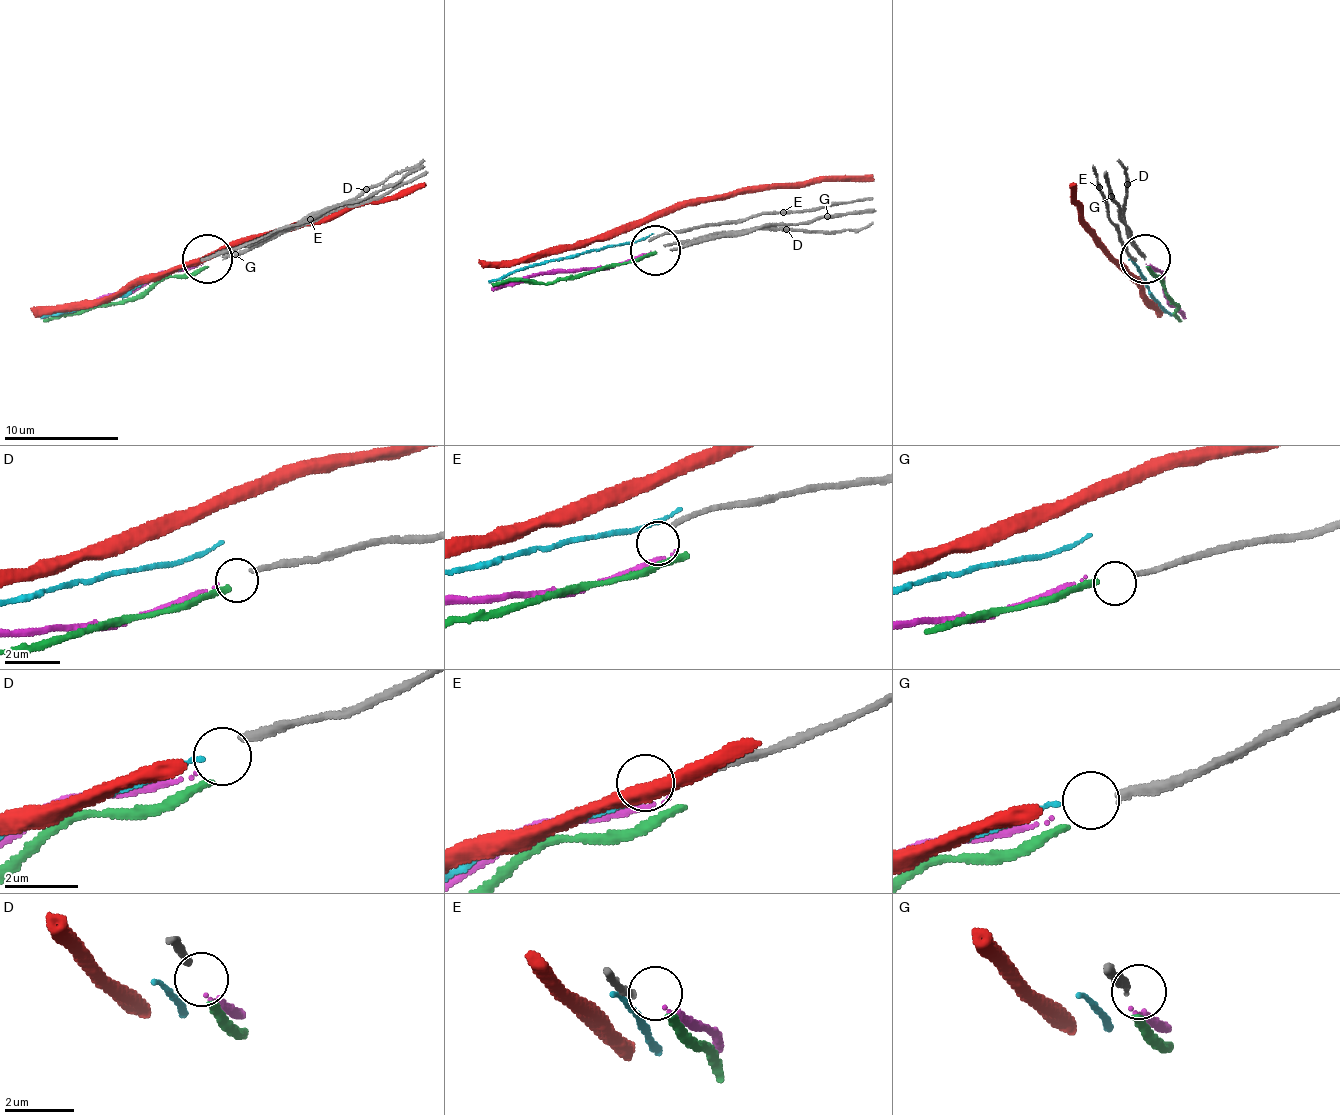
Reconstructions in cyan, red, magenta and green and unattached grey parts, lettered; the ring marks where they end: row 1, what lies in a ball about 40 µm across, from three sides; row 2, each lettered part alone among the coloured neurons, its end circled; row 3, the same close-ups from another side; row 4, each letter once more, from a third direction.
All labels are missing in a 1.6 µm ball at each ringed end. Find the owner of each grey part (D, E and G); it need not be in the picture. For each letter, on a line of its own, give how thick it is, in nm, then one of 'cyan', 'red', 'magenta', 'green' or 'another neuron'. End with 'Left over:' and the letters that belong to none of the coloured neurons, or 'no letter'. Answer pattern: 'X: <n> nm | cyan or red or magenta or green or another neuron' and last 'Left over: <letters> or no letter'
D: 220 nm | magenta
E: 190 nm | another neuron
G: 200 nm | green
Left over: E

